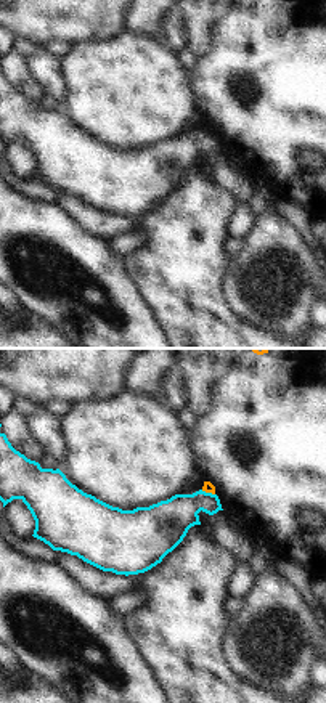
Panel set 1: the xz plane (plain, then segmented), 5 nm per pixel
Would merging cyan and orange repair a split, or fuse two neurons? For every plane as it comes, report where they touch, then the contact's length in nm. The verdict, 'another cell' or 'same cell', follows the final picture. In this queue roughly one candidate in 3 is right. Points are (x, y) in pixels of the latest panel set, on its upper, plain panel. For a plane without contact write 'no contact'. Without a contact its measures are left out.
meets cyan at (207, 134); contact 80 nm long

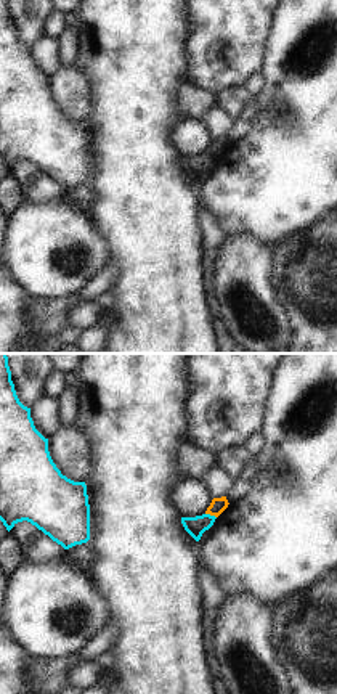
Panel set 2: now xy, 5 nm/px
meets cyan at (209, 155); contact 60 nm long

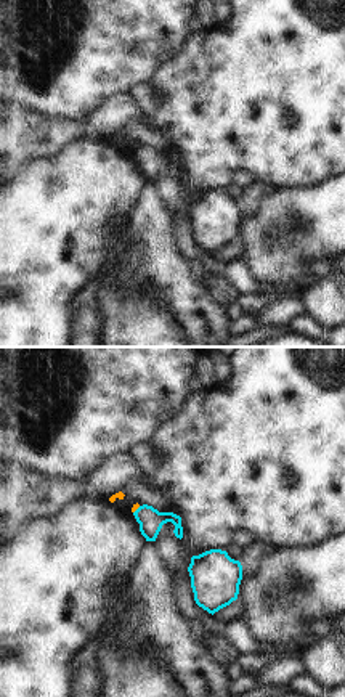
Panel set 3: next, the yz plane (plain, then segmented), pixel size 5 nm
meets cyan at (137, 150); contact 50 nm long

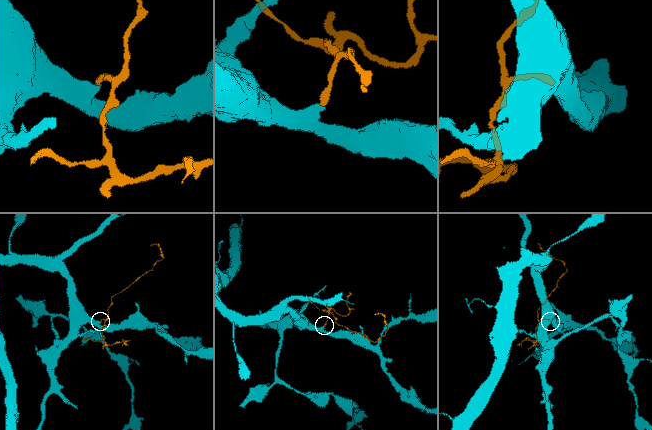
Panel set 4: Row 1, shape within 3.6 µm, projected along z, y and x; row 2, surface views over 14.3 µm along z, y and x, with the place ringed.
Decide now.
another cell

